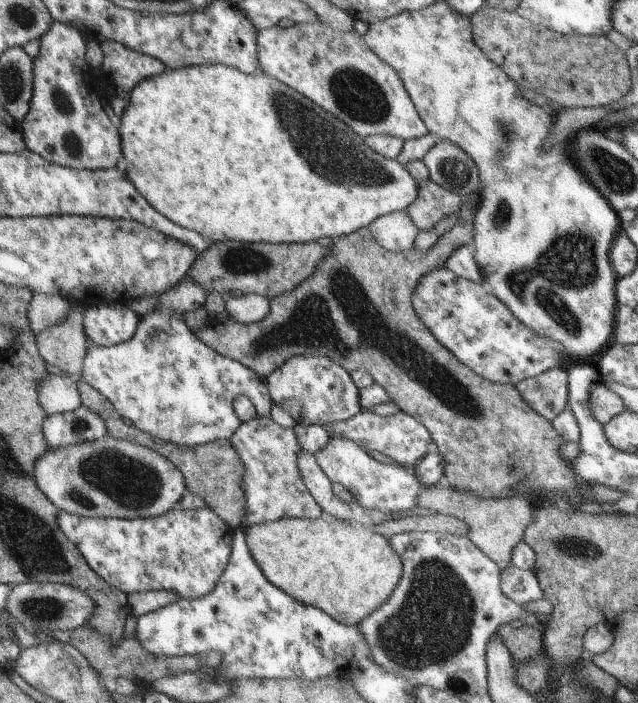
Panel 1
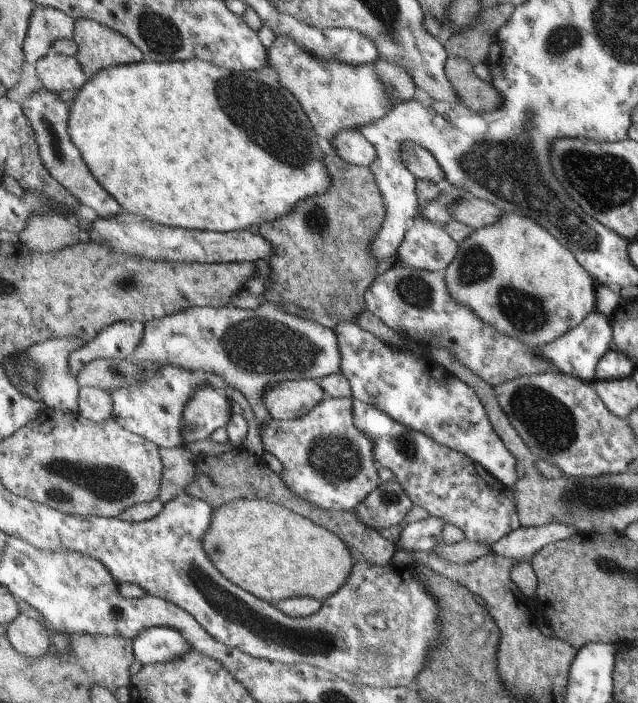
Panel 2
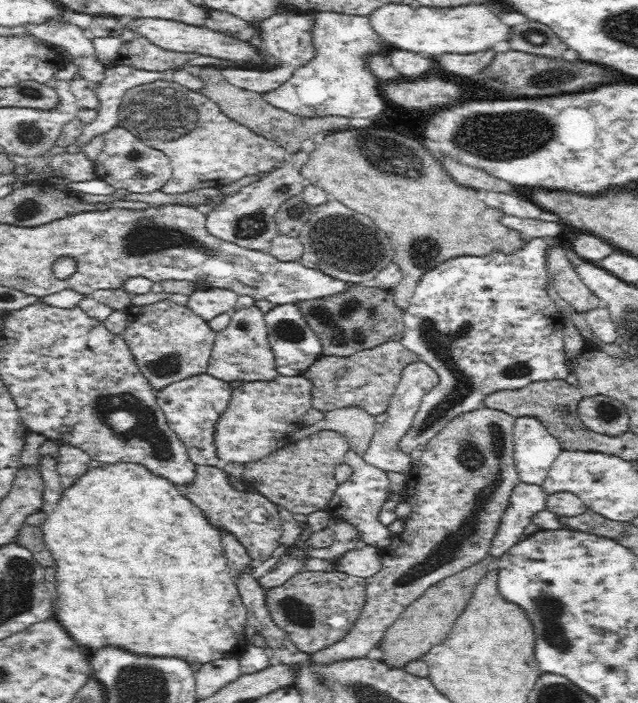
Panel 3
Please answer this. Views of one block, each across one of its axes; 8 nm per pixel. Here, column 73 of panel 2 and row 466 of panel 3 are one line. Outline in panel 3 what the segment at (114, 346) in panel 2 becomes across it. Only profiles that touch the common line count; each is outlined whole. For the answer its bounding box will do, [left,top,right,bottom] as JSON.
[323,450,394,551]

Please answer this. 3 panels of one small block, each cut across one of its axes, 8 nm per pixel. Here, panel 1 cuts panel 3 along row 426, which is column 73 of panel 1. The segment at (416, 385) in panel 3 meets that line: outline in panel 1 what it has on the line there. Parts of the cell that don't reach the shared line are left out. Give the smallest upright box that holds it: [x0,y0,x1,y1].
[39,374,83,415]

